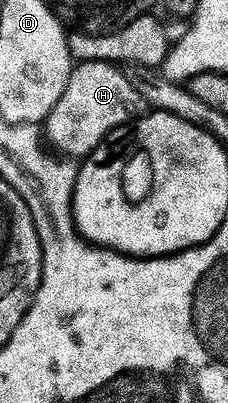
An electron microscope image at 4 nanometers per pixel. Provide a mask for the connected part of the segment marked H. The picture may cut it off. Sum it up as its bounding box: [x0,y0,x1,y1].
[43,59,145,158]

